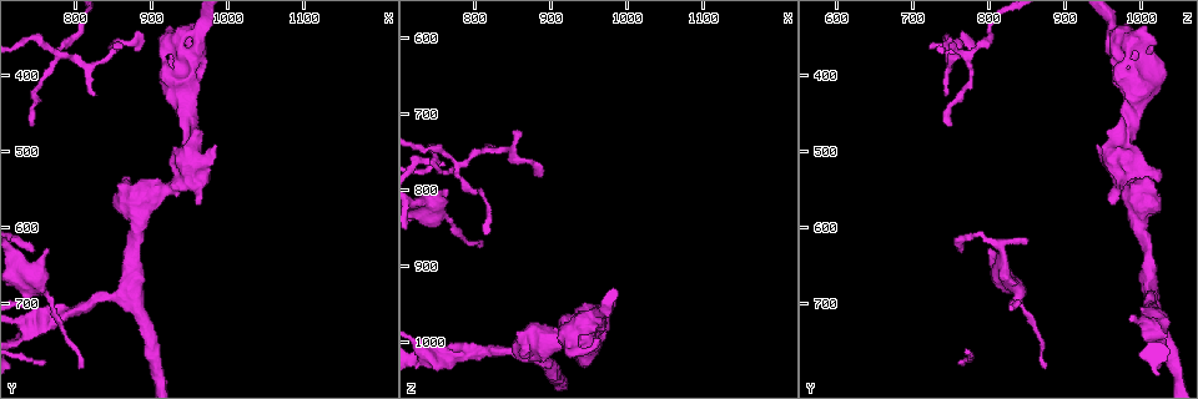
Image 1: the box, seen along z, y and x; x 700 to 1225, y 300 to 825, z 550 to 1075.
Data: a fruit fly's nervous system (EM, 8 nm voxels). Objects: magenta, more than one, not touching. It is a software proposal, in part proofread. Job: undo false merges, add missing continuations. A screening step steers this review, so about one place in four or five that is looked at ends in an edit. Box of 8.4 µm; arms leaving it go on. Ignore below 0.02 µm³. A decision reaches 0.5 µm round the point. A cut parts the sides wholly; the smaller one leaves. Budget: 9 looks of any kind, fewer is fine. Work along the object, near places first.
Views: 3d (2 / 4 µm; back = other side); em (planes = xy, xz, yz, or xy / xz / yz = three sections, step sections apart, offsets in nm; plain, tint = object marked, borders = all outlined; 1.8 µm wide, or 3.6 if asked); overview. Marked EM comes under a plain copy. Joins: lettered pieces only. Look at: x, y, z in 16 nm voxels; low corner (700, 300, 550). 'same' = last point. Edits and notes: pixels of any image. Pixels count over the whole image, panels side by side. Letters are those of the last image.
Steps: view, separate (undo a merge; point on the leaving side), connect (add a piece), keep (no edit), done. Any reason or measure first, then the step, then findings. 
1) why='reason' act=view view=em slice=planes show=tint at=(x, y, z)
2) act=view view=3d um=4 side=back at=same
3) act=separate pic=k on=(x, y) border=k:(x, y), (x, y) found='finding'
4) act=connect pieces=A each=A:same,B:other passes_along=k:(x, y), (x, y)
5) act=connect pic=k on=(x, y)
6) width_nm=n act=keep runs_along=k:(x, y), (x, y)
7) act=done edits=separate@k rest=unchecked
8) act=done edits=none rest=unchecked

why='thin end' act=view view=3d um=2 side=back at=(760, 635, 800)

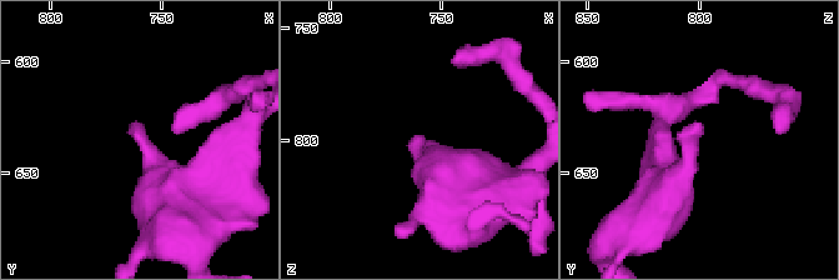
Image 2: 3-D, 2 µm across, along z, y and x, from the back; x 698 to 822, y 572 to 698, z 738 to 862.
why='now the EM' act=view view=em um=3.6 slice=planes show=borders at=(762, 631, 797)

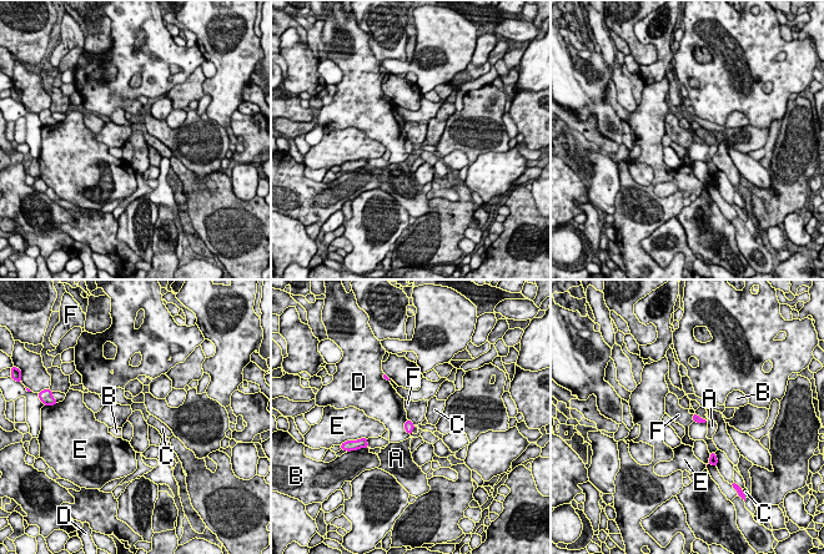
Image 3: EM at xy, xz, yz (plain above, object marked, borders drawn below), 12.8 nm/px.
act=keep each=A:other,B:other,C:other,D:other,E:other,F:other border=3:(407, 418), (415, 424) found='no lettered piece goes on from it'

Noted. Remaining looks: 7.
why='a fork' act=view view=3d um=4 at=(870, 680, 1010)

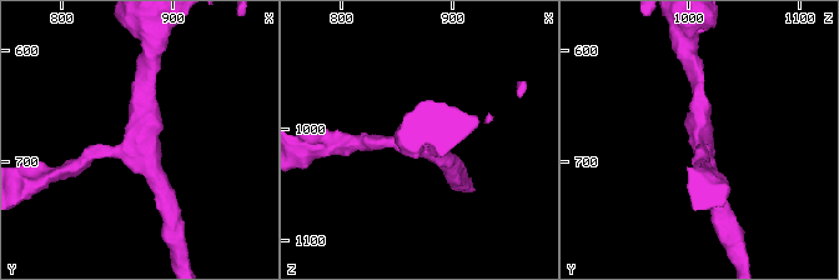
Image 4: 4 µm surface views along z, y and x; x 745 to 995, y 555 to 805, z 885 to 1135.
arms=3 arm_widths_nm=190,190,280 why='now the EM' act=view view=em slice=planes show=borders at=(874, 684, 1012)

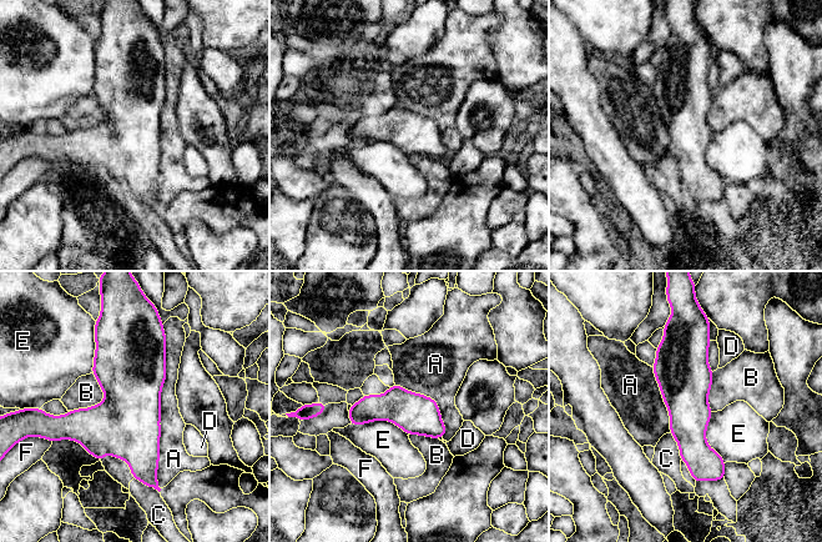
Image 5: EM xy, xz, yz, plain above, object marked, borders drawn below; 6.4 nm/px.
act=keep each=A:other,B:other,C:other,D:other,E:other,F:other border=5:(165, 331), (160, 488) found='all the same neuron'

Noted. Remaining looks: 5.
why='calibre changes' act=view view=em slice=planes show=borders at=(740, 730, 1015)

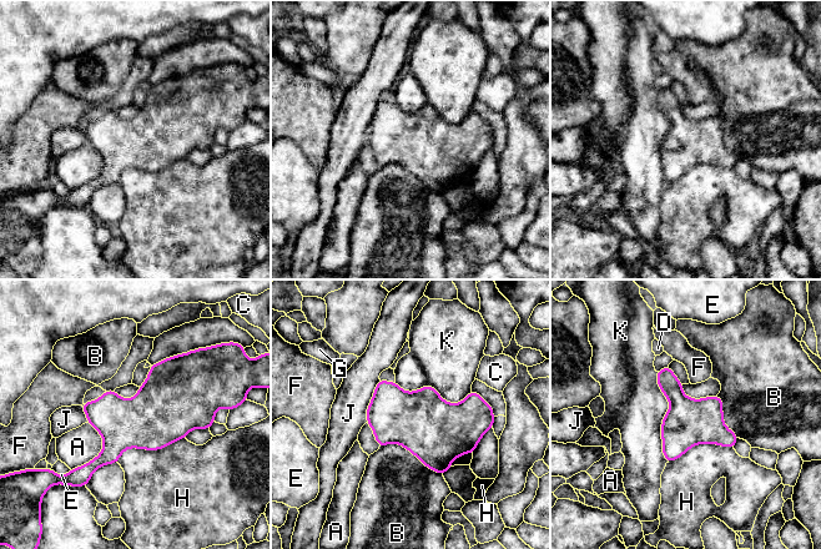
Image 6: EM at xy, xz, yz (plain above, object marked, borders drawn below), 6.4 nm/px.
act=keep each=A:other,B:other,C:other,D:other,E:other,F:other,G:other,H:other,J:other,K:other border=6:(656, 372), (668, 462) found='one neuron here'

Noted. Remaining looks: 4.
why='stops while still wide' act=view view=3d um=2 at=(865, 575, 1025)

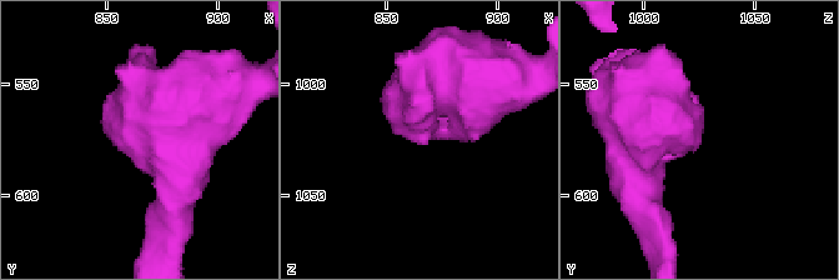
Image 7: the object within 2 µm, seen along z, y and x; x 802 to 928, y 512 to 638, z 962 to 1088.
why='need the tissue' act=view view=em slice=planes show=borders at=(866, 577, 1025)

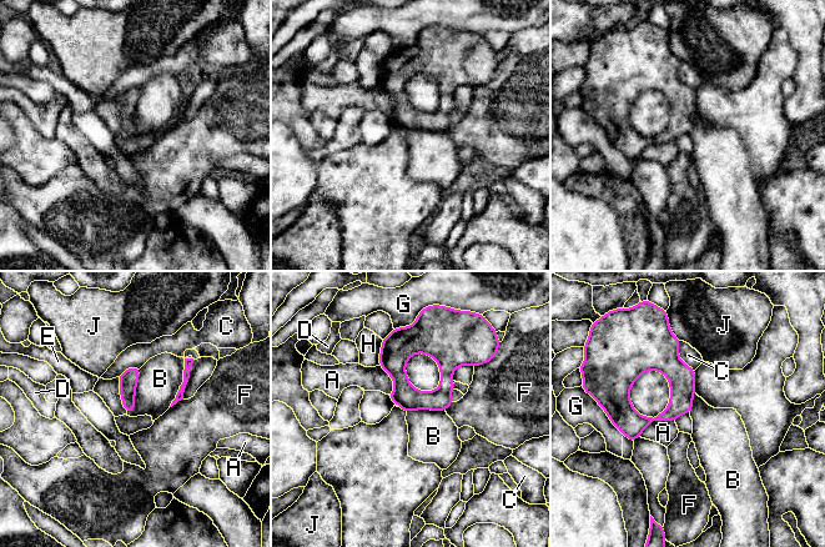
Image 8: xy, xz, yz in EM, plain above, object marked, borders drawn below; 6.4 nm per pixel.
act=keep each=A:other,B:other,C:other,D:other,E:other,F:other,G:other,H:other,J:other runs_along=8:(673, 339), (627, 380), (615, 417) found='none of them fits'

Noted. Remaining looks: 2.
act=done edits=none rest=unchecked

